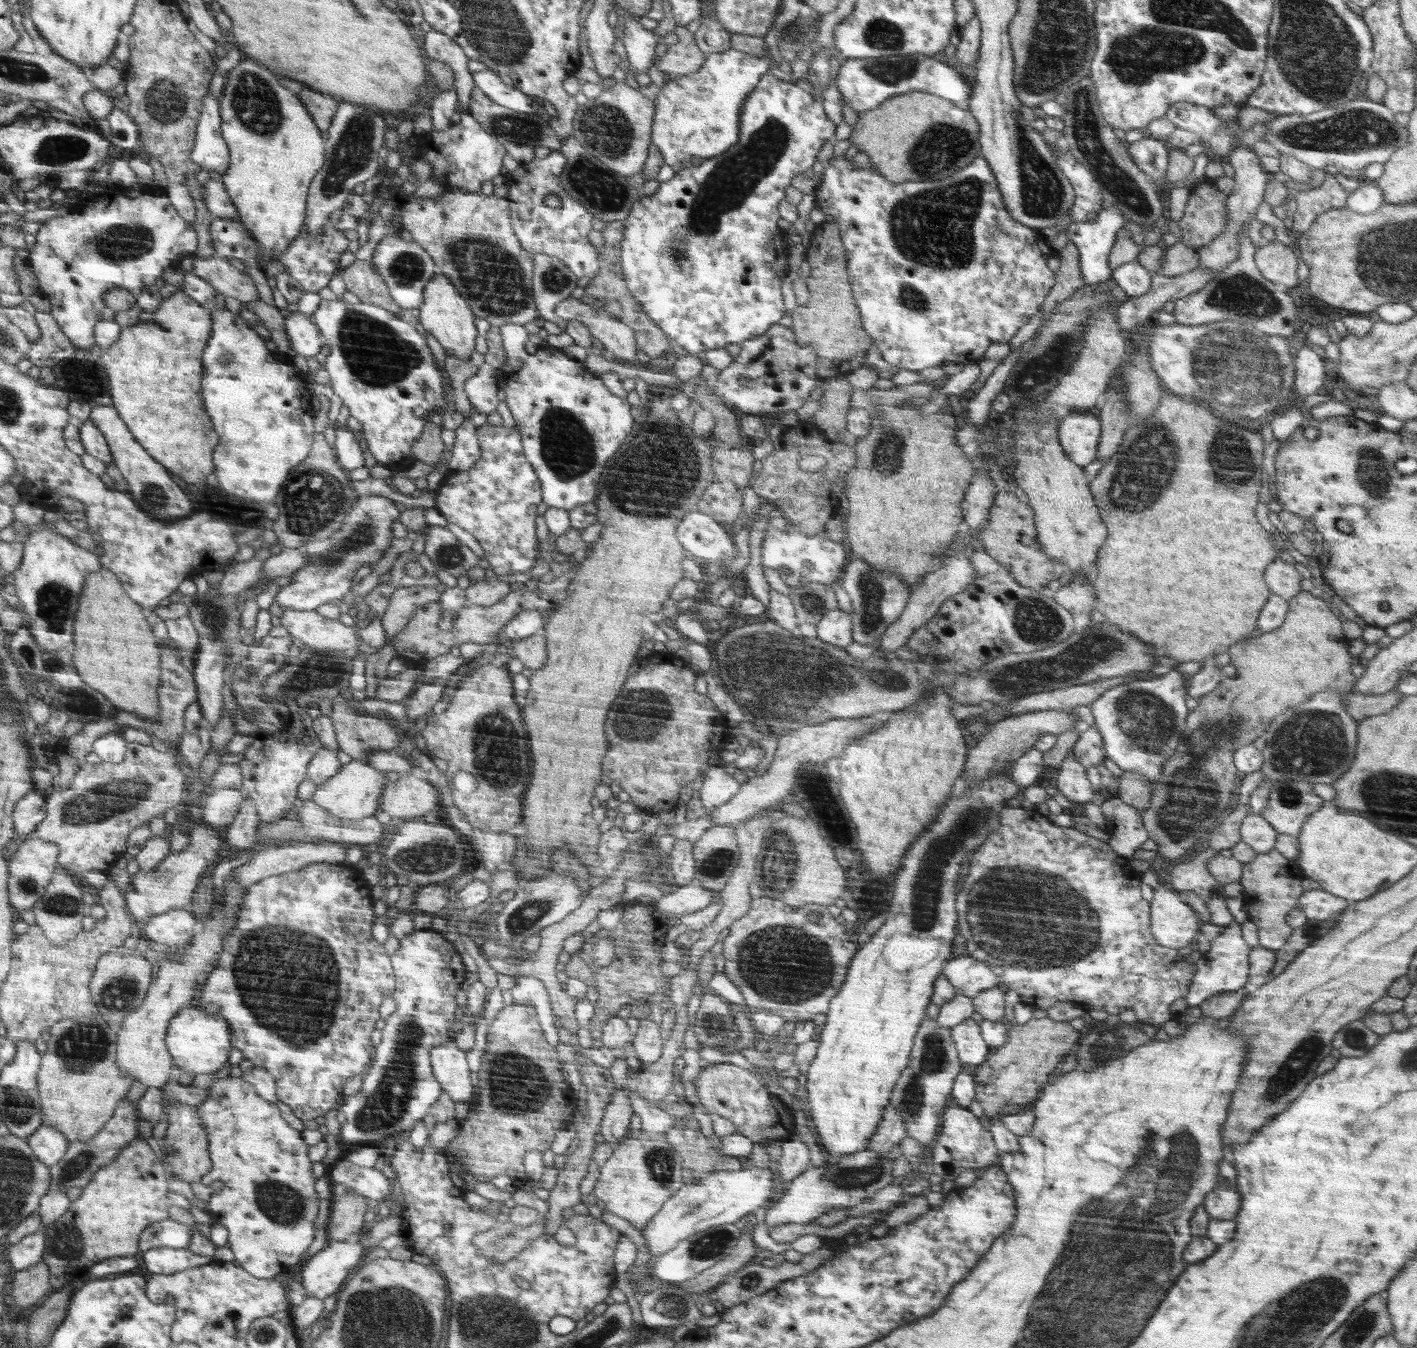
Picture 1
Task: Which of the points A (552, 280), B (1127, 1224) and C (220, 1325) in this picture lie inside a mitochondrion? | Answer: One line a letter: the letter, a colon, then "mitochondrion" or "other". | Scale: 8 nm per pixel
A: mitochondrion
B: mitochondrion
C: mitochondrion

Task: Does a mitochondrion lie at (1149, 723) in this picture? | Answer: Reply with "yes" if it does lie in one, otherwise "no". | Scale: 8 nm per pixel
yes

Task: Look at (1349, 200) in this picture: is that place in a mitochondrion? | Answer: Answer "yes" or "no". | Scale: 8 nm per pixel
no

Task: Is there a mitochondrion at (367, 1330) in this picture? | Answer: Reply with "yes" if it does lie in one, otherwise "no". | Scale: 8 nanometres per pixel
yes

